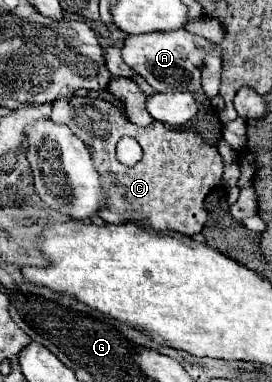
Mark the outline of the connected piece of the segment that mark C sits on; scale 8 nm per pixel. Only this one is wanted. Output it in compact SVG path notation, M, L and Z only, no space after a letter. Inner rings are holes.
M89 96L57 100L53 108L53 122L67 124L89 148L95 168L99 170L103 180L103 192L107 194L107 206L99 210L99 216L105 222L135 222L153 230L179 232L185 236L201 232L207 220L203 200L209 190L221 180L223 158L215 146L203 142L195 128L169 130L161 122L153 122L151 126L139 128L129 122L111 102ZM123 136L135 138L143 148L143 158L133 168L123 166L115 158L115 146Z

